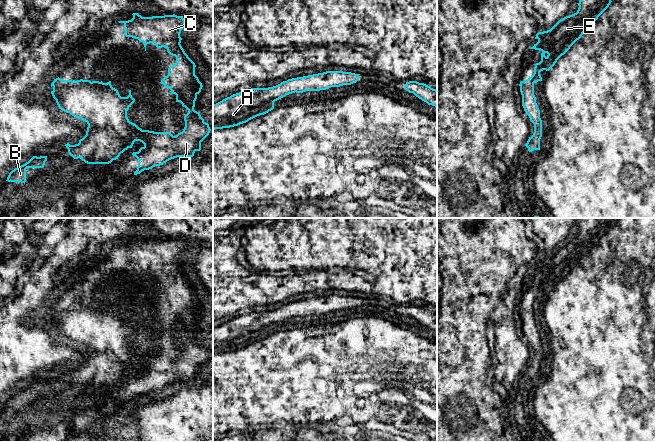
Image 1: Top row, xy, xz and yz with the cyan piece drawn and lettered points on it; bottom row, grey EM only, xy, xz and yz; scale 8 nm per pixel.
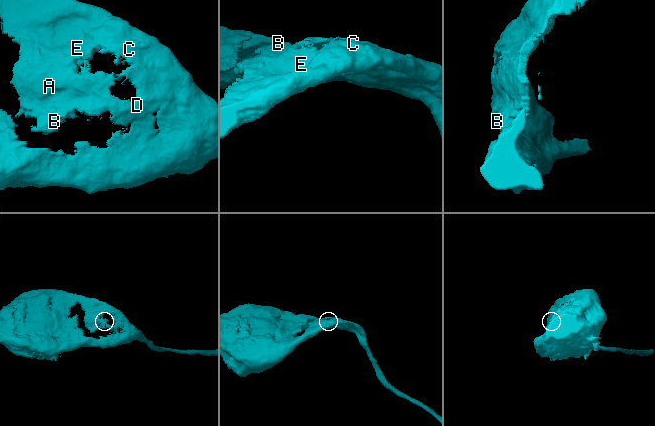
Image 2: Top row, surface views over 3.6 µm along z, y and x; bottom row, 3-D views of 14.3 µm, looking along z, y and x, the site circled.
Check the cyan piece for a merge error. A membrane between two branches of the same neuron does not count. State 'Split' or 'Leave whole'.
Split

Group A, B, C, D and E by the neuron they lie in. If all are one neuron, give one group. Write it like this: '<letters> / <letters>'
A B E / C D

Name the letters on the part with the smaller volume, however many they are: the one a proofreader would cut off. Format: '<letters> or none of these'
A, B, E

